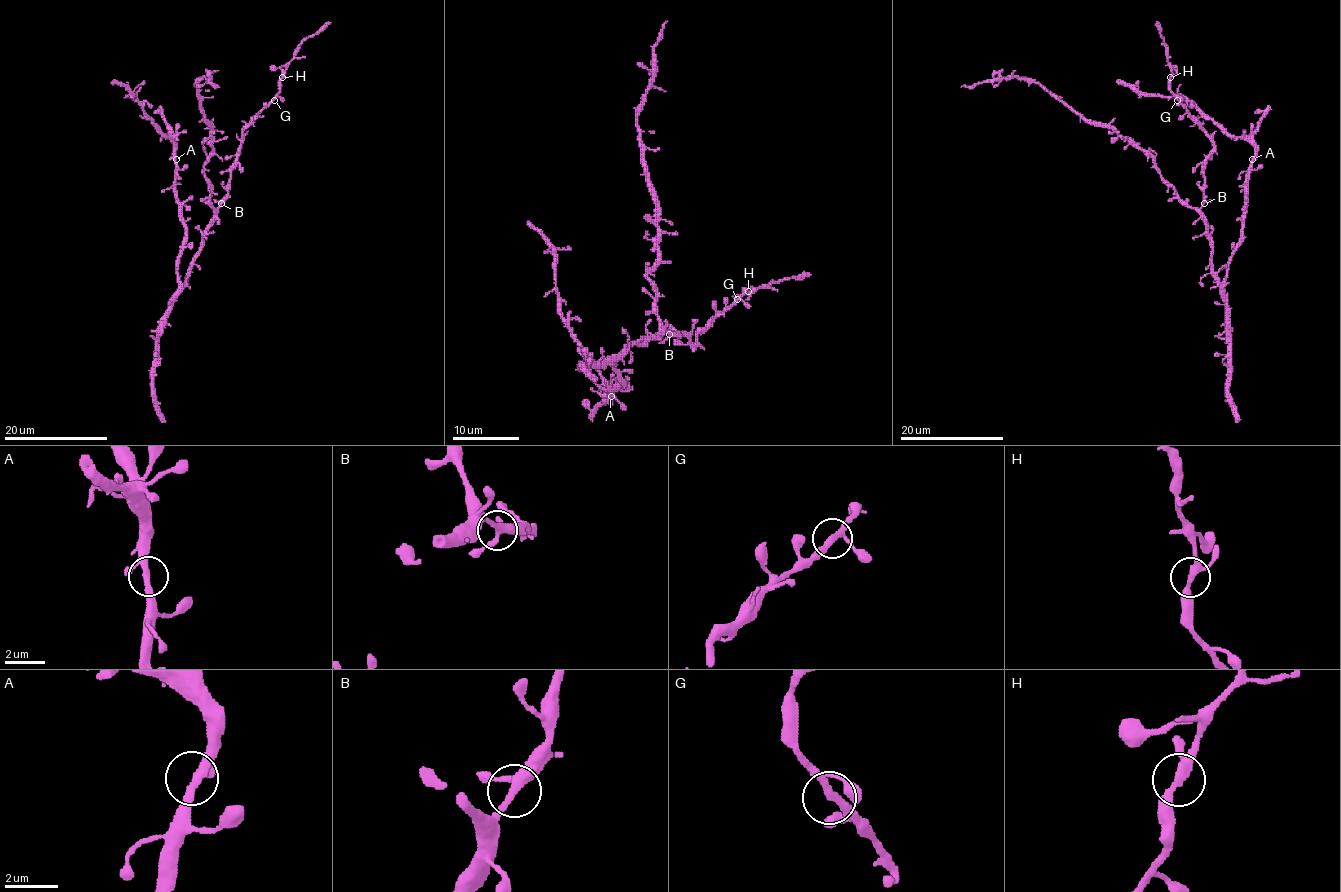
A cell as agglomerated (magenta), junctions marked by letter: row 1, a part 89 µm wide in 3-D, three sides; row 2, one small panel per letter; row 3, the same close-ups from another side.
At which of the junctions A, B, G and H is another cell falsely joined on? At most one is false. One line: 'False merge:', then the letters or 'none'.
False merge: none

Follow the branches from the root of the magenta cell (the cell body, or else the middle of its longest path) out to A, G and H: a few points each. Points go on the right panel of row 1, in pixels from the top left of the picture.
A: (1212, 256), (1212, 269), (1221, 284), (1229, 258), (1240, 237), (1245, 214), (1248, 167), (1252, 159)
G: (1212, 256), (1208, 228), (1200, 207), (1204, 193), (1204, 163), (1213, 148), (1213, 140), (1177, 100)
H: (1212, 256), (1208, 228), (1200, 207), (1204, 193), (1204, 163), (1213, 148), (1213, 140), (1170, 91), (1170, 77)

